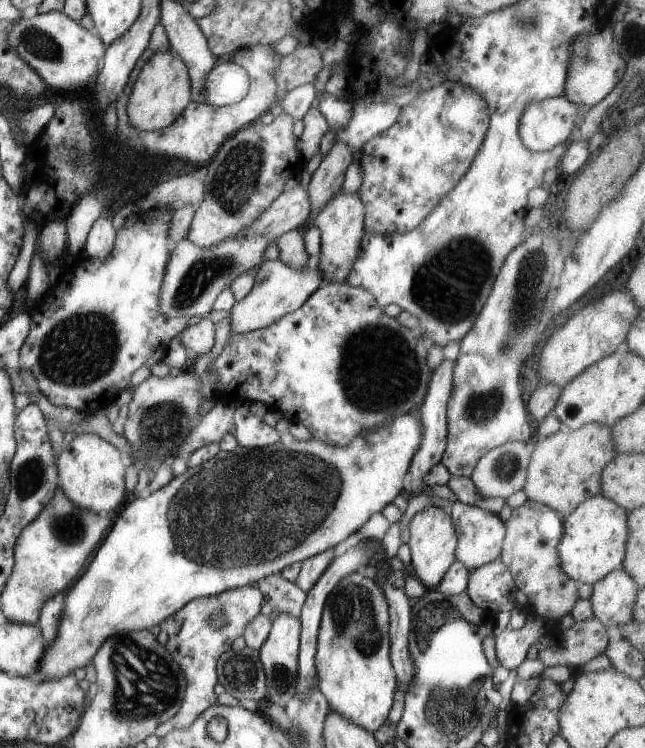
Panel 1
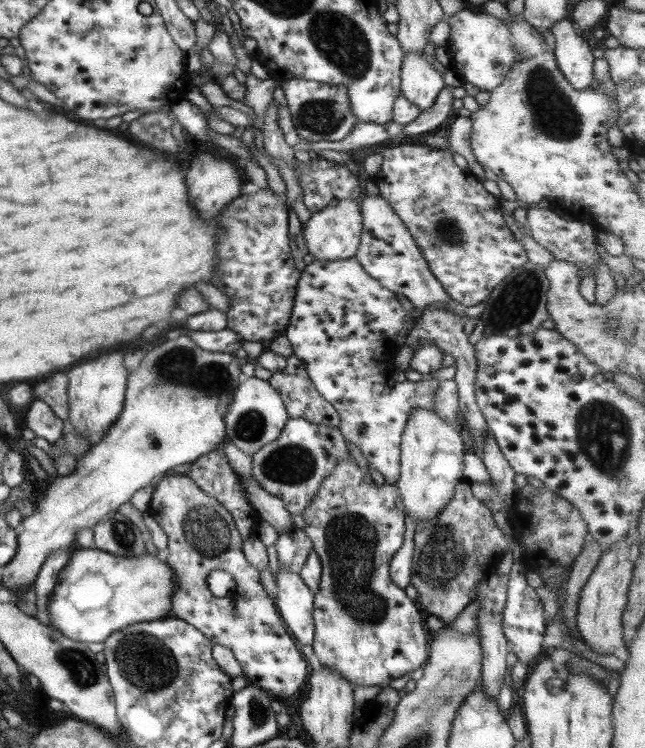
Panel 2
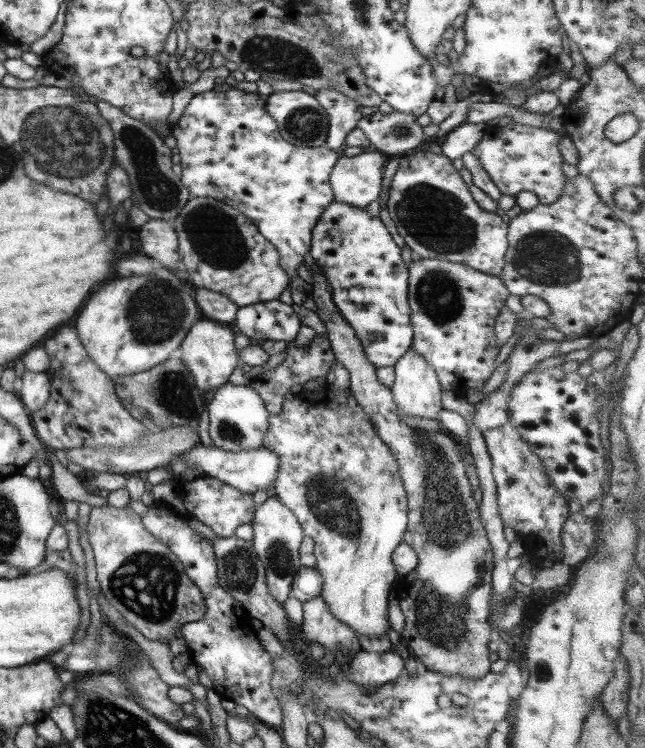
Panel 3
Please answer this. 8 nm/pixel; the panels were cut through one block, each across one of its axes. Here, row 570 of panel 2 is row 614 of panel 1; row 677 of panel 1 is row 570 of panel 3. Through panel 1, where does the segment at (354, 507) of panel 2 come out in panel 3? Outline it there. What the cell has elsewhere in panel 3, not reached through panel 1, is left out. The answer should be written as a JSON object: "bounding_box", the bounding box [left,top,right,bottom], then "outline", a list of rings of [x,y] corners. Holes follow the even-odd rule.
{"bounding_box":[262,377,408,636],"outline":[[[326,377],[314,378],[319,380],[319,384],[312,390],[302,389],[297,395],[296,400],[283,401],[282,408],[275,416],[270,416],[268,422],[268,432],[264,434],[262,447],[266,447],[280,457],[280,468],[274,480],[273,489],[276,491],[276,497],[284,506],[288,506],[298,519],[302,527],[303,534],[306,537],[312,538],[315,543],[314,557],[316,558],[315,570],[322,576],[323,592],[322,598],[326,601],[329,612],[334,619],[346,624],[351,630],[354,630],[358,635],[362,636],[384,636],[391,629],[389,624],[388,613],[388,596],[394,587],[397,571],[392,561],[395,548],[403,542],[403,536],[407,529],[408,522],[408,507],[406,500],[406,489],[398,471],[398,459],[392,455],[390,447],[382,441],[376,434],[370,417],[366,414],[363,408],[358,404],[354,394],[350,390],[336,390],[334,386],[330,386],[326,381]]]}

